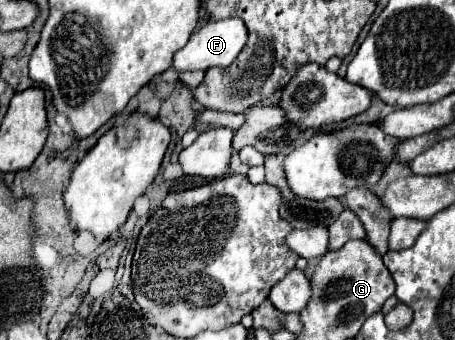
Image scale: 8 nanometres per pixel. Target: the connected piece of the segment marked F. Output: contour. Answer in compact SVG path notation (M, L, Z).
M225 18L225 20L209 20L201 30L193 32L189 42L175 54L173 68L177 72L185 70L207 70L211 66L229 66L247 42L247 28L241 18Z

